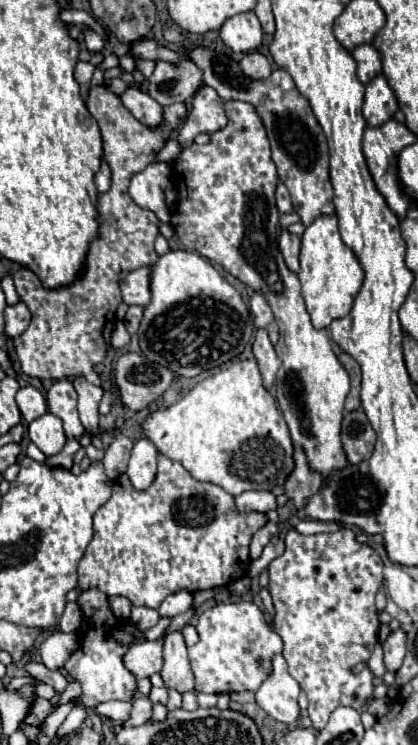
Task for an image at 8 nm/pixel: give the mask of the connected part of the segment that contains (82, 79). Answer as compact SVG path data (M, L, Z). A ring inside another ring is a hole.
M77 63L75 67L75 79L81 85L81 99L87 99L89 89L91 89L91 75L93 75L95 67L91 63Z

